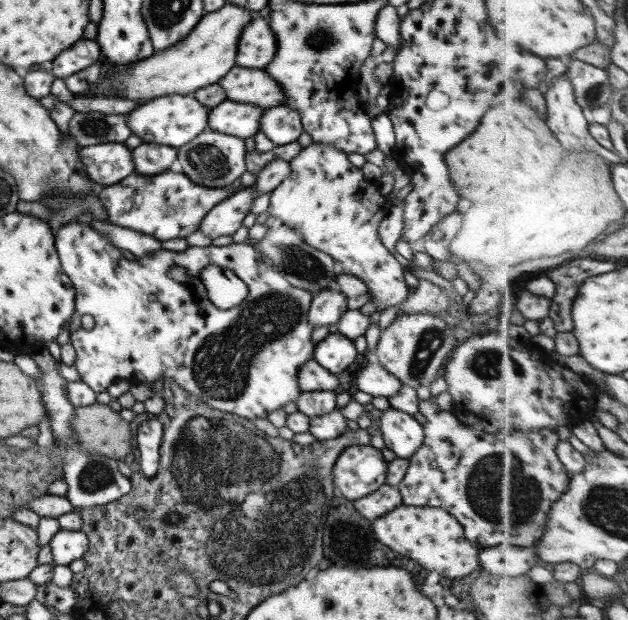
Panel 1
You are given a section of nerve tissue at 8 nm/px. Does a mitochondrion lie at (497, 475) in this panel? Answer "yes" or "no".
yes

